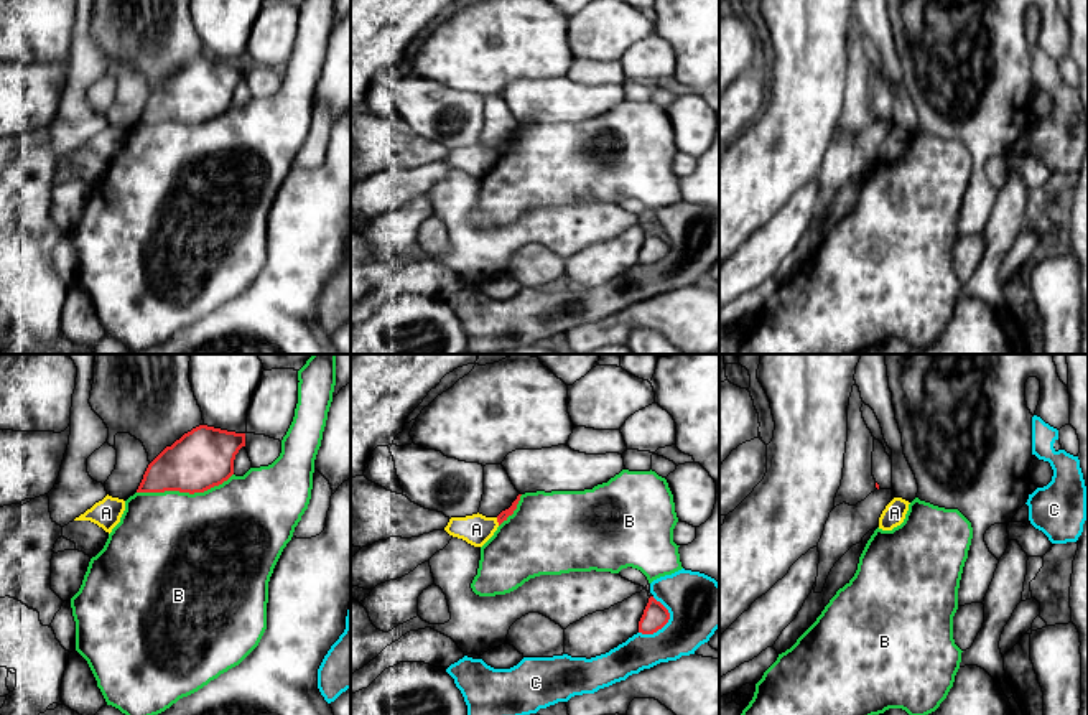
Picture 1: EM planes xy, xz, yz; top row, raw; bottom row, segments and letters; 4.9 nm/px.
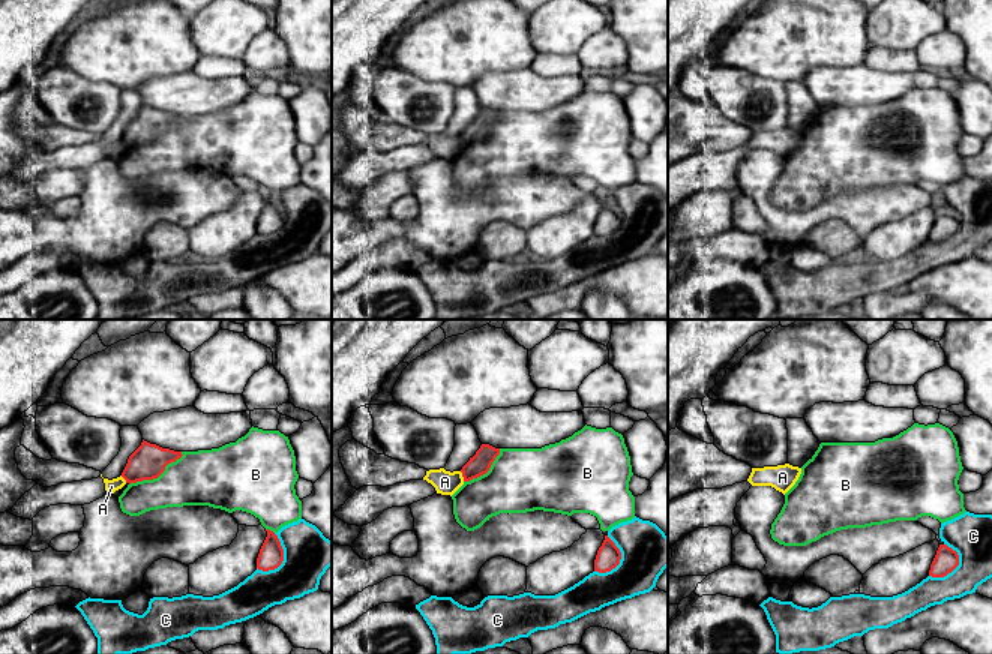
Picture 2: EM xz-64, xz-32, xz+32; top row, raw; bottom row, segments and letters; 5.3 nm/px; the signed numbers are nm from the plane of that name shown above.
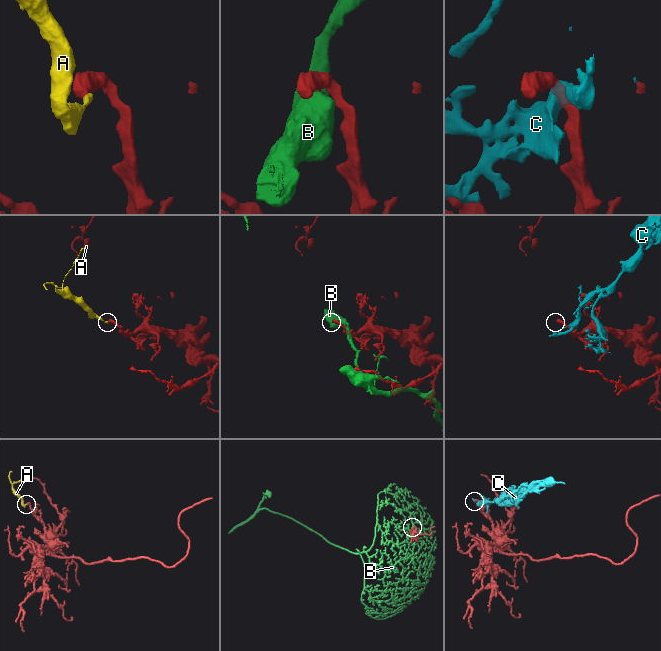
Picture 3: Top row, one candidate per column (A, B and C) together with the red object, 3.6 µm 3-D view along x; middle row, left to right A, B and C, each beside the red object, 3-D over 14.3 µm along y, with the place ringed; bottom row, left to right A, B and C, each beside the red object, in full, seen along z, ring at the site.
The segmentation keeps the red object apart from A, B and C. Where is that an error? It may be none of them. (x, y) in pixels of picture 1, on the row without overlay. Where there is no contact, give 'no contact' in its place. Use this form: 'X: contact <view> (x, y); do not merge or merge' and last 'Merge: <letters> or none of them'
A: contact xz (497, 152); do not merge
B: contact xy (185, 122); do not merge
C: contact xz (667, 252); do not merge
Merge: none of them

